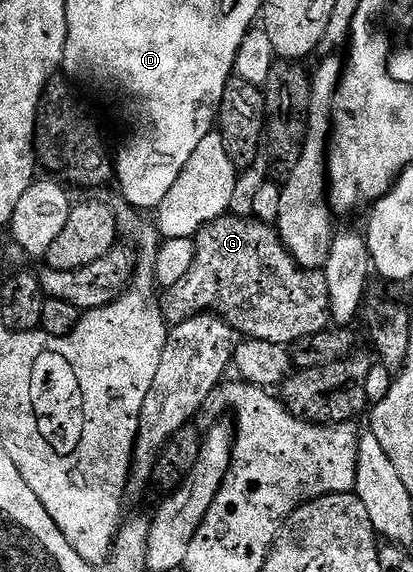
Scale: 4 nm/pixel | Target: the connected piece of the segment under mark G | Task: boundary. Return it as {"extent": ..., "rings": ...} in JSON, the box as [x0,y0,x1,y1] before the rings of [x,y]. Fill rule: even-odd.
{"extent":[162,215,332,347],"rings":[[[224,215],[211,221],[201,232],[196,233],[195,258],[186,281],[181,286],[187,301],[162,302],[163,319],[168,326],[179,325],[186,317],[208,311],[228,320],[236,334],[252,341],[268,341],[288,347],[297,339],[323,333],[332,320],[329,303],[329,283],[321,271],[301,269],[283,245],[278,228],[252,218]]]}

